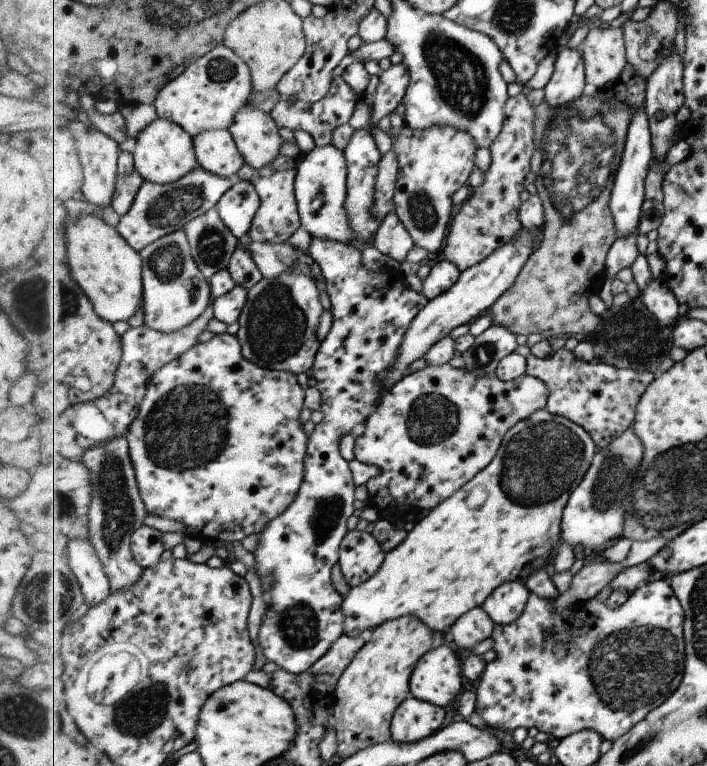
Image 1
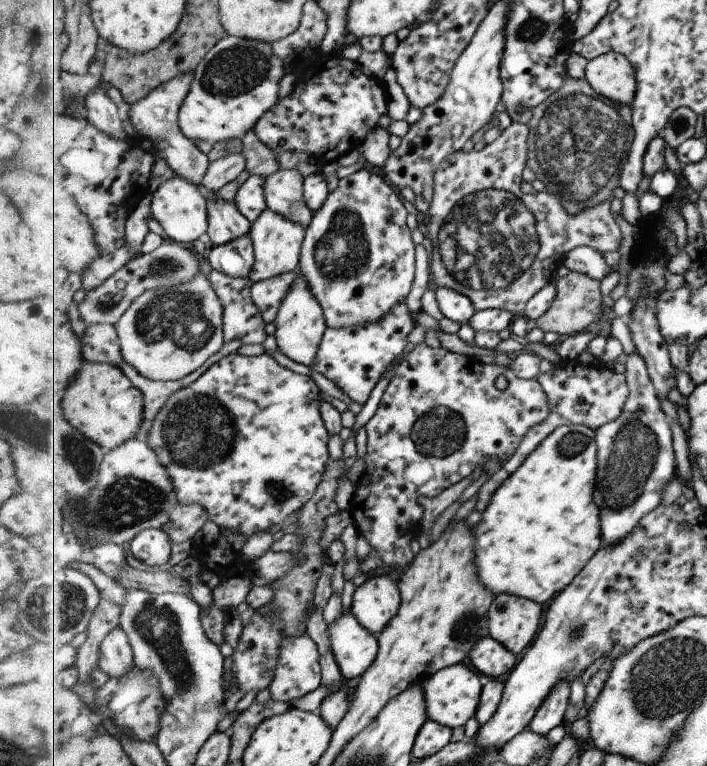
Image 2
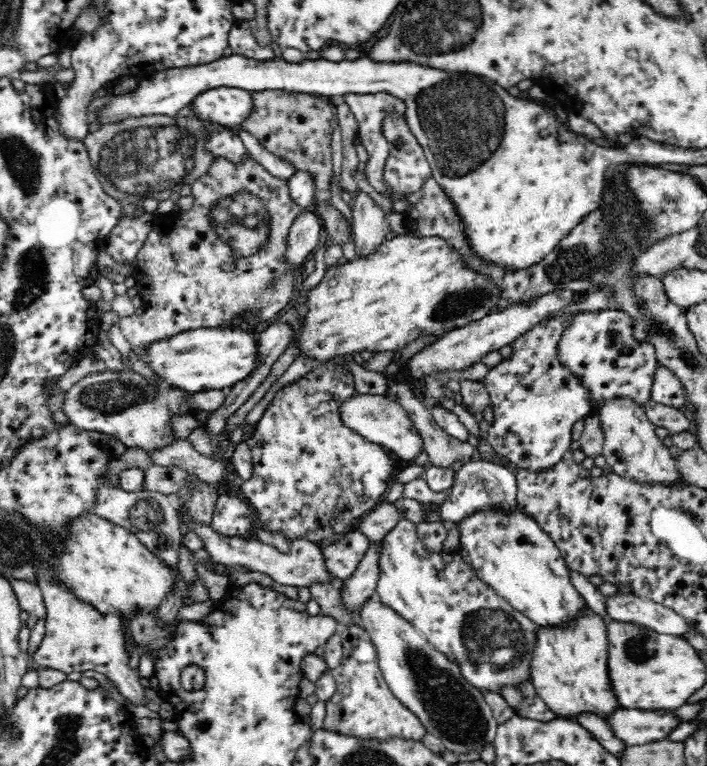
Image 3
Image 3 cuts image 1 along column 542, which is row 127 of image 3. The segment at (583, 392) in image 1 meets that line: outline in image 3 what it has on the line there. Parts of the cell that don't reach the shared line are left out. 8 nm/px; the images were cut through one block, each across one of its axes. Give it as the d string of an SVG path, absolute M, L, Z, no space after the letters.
M377 92L376 94L348 94L344 96L344 100L348 103L350 110L354 113L358 124L357 138L360 139L363 146L368 153L368 162L362 166L368 182L375 188L375 190L386 196L387 184L383 178L383 168L391 153L391 144L382 136L381 129L385 116L390 109L396 109L398 113L405 112L405 106L399 98L392 96L386 92Z

